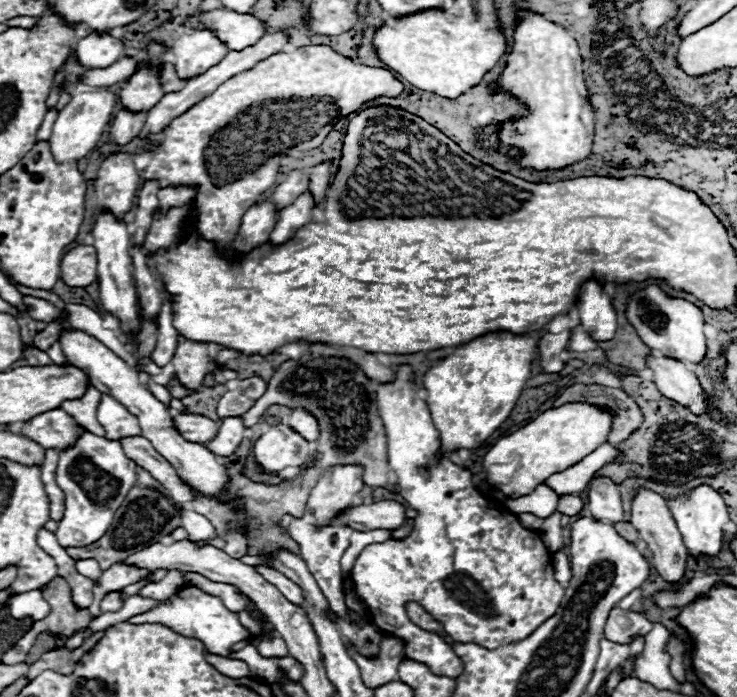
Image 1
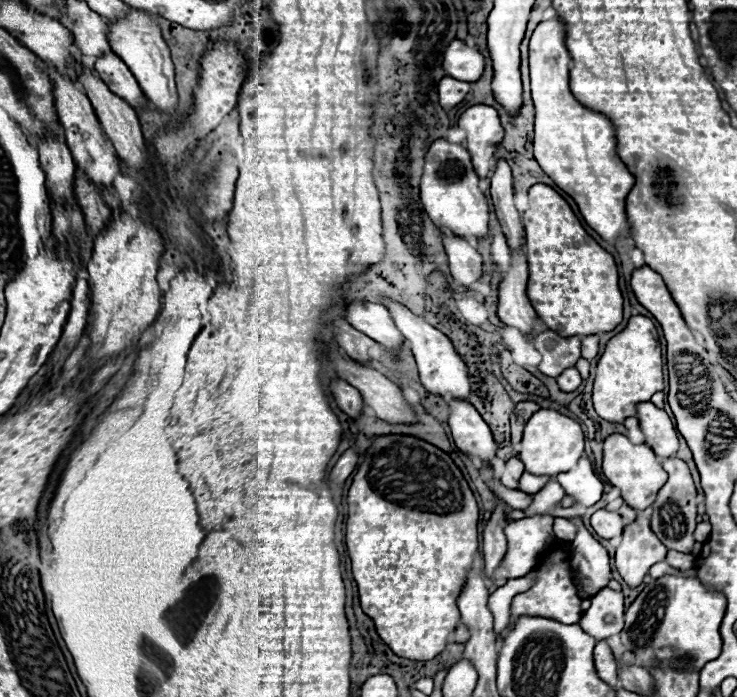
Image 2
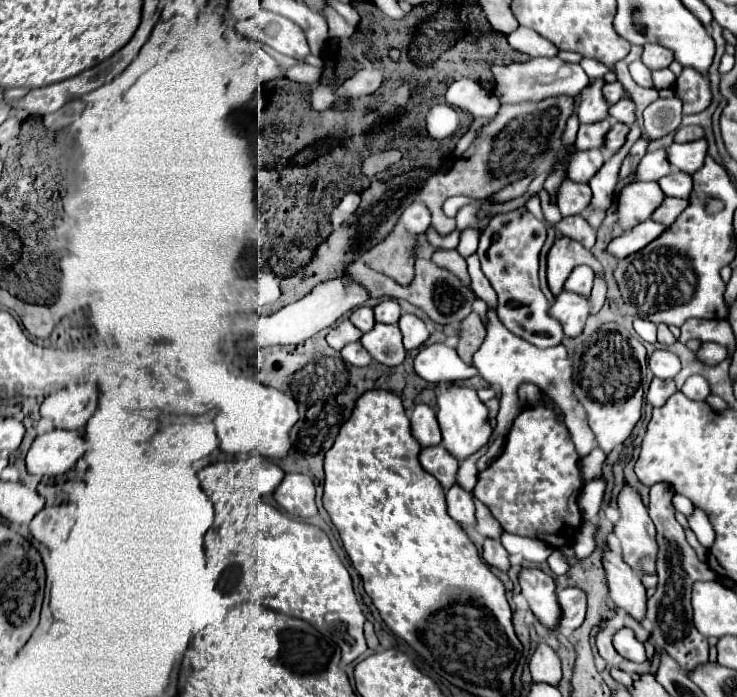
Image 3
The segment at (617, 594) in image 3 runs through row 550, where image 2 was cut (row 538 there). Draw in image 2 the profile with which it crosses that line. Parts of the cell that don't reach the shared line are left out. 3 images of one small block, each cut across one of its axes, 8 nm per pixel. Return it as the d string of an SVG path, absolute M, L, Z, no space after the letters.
M608 510L594 512L590 520L592 520L592 528L596 530L596 534L606 538L606 540L620 536L624 532L624 526L626 526L618 512L608 512Z

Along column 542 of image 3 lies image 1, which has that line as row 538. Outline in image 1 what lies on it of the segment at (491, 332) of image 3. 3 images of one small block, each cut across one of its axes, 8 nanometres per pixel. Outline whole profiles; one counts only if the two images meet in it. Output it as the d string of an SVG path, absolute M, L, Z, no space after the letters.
M380 530L380 532L352 532L350 534L350 546L348 550L344 552L342 560L340 560L340 566L342 566L342 572L344 574L350 574L352 566L354 566L354 560L360 556L360 552L370 546L370 544L376 544L376 542L384 542L384 540L390 540L392 534L390 530Z

